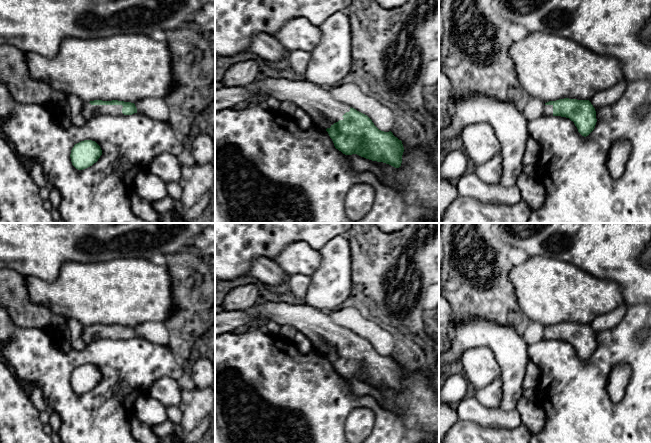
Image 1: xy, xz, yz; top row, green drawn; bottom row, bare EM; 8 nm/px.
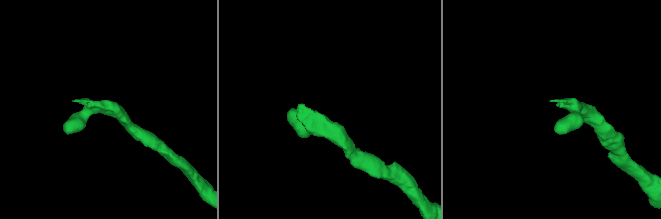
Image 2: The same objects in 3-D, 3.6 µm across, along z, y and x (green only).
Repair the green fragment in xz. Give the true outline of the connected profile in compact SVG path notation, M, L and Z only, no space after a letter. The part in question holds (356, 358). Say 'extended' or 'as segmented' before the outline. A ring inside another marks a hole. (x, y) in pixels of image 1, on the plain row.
extended | M259 301L245 311L222 311L215 314L215 336L241 331L245 326L256 322L273 320L278 326L290 324L308 337L314 348L328 356L336 373L345 379L357 378L366 383L383 386L395 392L402 387L404 371L402 365L391 355L379 354L365 338L335 323L330 314L317 310L307 304Z

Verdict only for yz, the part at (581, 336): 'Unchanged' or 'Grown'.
Grown

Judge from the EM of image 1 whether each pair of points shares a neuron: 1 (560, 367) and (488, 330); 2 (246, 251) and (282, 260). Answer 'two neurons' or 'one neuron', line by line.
1: two neurons
2: two neurons

